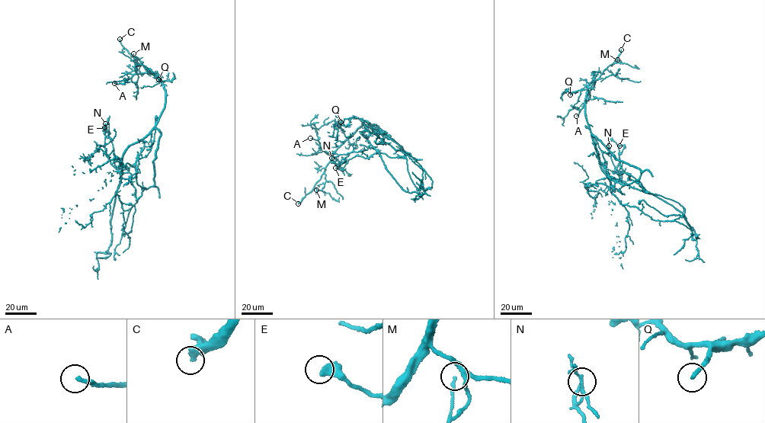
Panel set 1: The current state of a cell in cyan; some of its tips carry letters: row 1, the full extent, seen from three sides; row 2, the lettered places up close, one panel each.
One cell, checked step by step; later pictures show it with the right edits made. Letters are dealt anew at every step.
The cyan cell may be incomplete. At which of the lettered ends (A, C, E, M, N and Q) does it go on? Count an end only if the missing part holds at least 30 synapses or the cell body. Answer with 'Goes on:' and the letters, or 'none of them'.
Goes on: A, C, Q

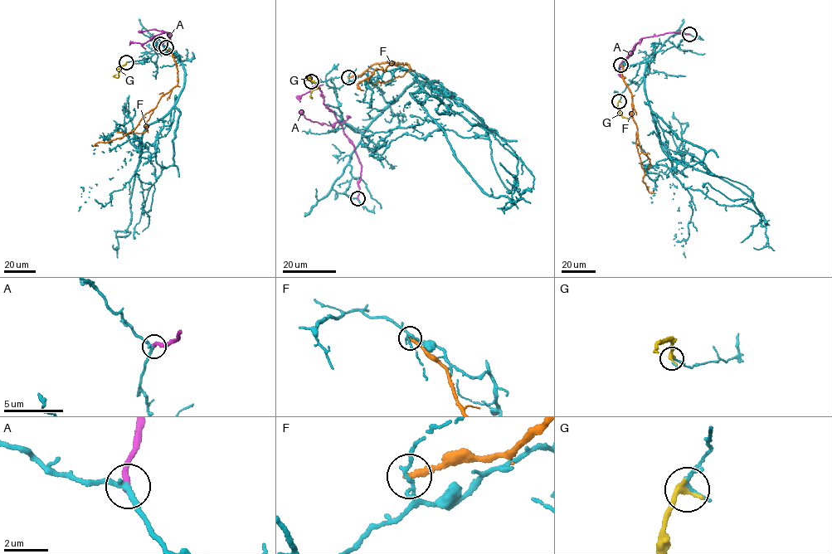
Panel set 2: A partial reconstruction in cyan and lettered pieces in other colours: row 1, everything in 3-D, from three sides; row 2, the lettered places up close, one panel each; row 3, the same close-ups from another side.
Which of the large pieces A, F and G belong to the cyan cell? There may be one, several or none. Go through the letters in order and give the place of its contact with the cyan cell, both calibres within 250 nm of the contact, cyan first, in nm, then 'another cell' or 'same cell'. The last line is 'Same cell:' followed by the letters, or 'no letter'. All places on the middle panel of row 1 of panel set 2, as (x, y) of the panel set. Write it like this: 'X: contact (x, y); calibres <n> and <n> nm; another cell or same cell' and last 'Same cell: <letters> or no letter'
A: contact (357, 198); calibres 200 and 280 nm; another cell
F: contact (348, 77); calibres 120 and 280 nm; another cell
G: contact (311, 81); calibres 190 and 320 nm; another cell
Same cell: no letter

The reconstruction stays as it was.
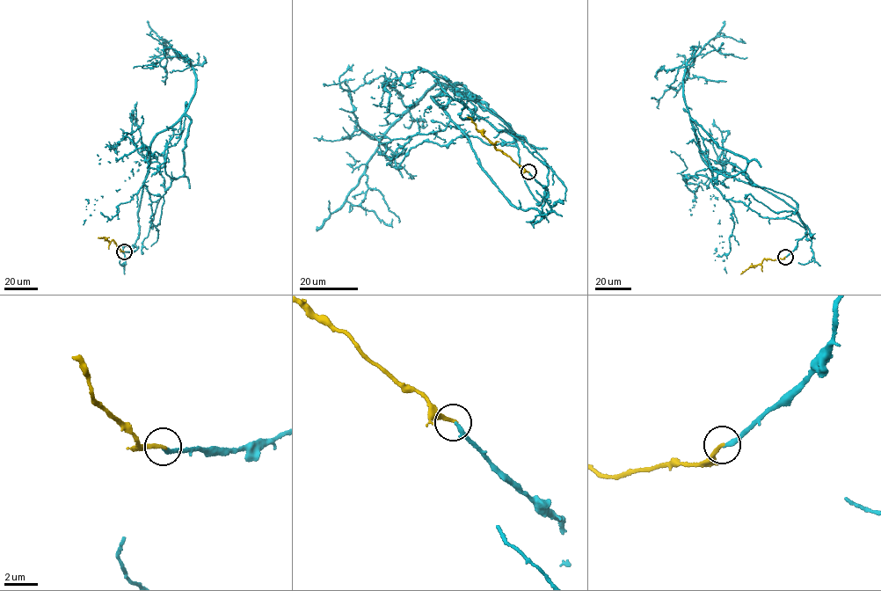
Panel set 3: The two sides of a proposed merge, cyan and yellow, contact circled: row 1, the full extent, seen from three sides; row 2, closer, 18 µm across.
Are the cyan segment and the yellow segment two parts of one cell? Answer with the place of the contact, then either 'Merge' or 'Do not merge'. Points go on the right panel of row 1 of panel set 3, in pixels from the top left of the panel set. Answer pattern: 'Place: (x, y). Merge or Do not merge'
Place: (785, 257). Merge

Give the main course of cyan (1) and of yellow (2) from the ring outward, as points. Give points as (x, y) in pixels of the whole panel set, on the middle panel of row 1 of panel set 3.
1: (528, 172), (547, 189), (543, 215), (483, 170), (432, 99), (438, 83), (348, 194), (392, 218)
2: (527, 172), (495, 148), (467, 117)

